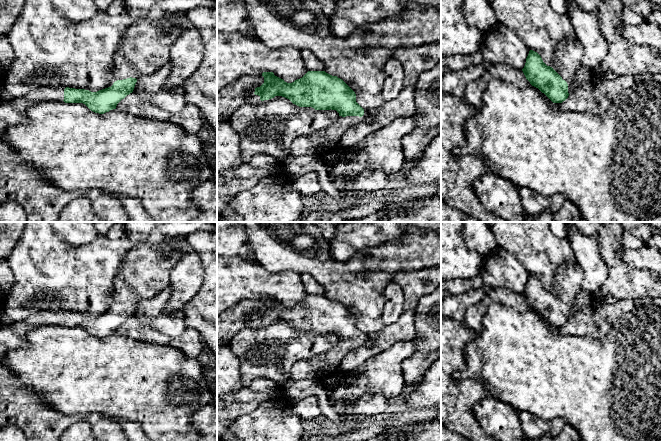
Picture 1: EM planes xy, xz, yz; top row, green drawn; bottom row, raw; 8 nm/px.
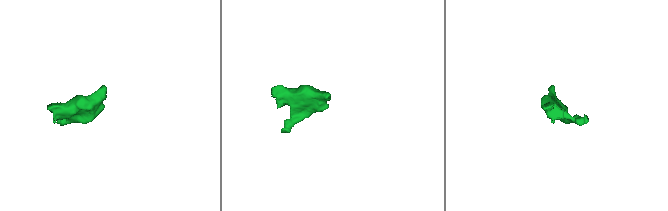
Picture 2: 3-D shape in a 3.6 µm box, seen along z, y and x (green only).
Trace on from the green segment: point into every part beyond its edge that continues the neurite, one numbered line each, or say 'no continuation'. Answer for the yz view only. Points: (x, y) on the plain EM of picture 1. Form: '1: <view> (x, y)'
1: yz (568, 280)

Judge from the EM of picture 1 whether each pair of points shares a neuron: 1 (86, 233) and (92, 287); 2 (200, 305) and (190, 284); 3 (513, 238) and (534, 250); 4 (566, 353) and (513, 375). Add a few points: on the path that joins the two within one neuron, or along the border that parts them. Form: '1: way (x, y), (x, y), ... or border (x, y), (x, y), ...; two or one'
1: border (97, 234), (85, 244), (68, 245), (64, 242); two
2: border (203, 271), (203, 280), (199, 290), (181, 309); two
3: way (518, 238), (522, 238), (529, 245); one
4: way (553, 366), (549, 370), (526, 370); one

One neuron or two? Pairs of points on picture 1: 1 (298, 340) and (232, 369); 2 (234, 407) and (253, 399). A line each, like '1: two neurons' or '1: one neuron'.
1: two neurons
2: one neuron

